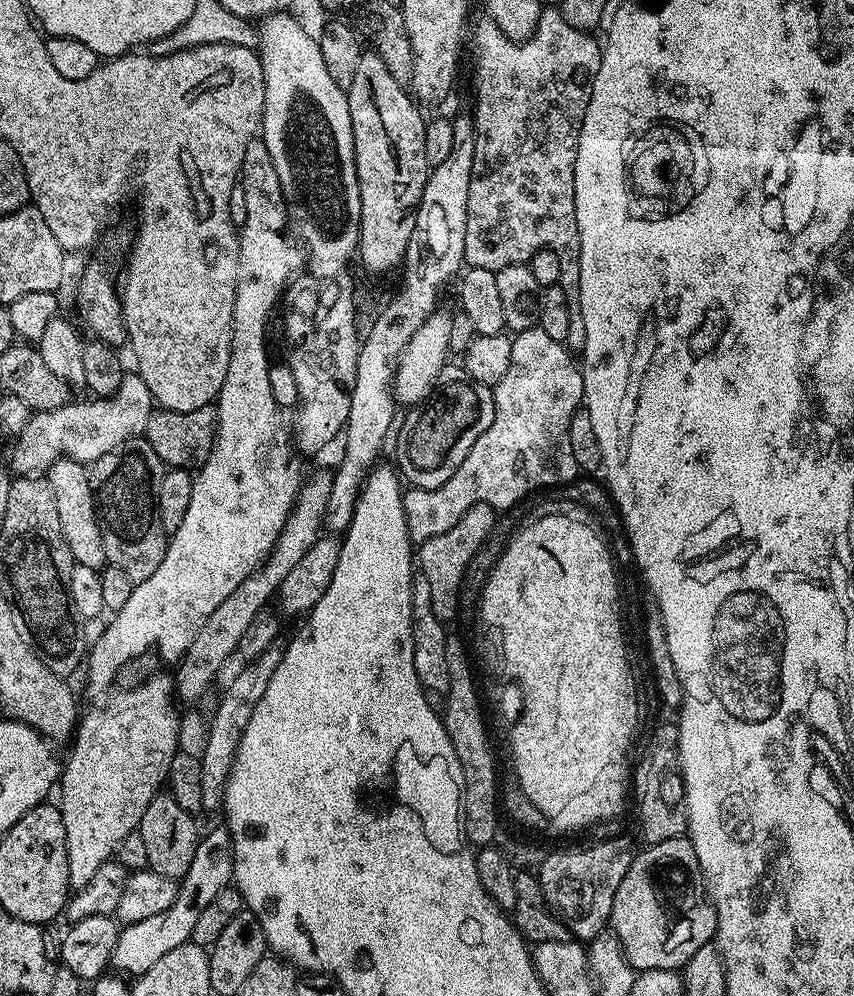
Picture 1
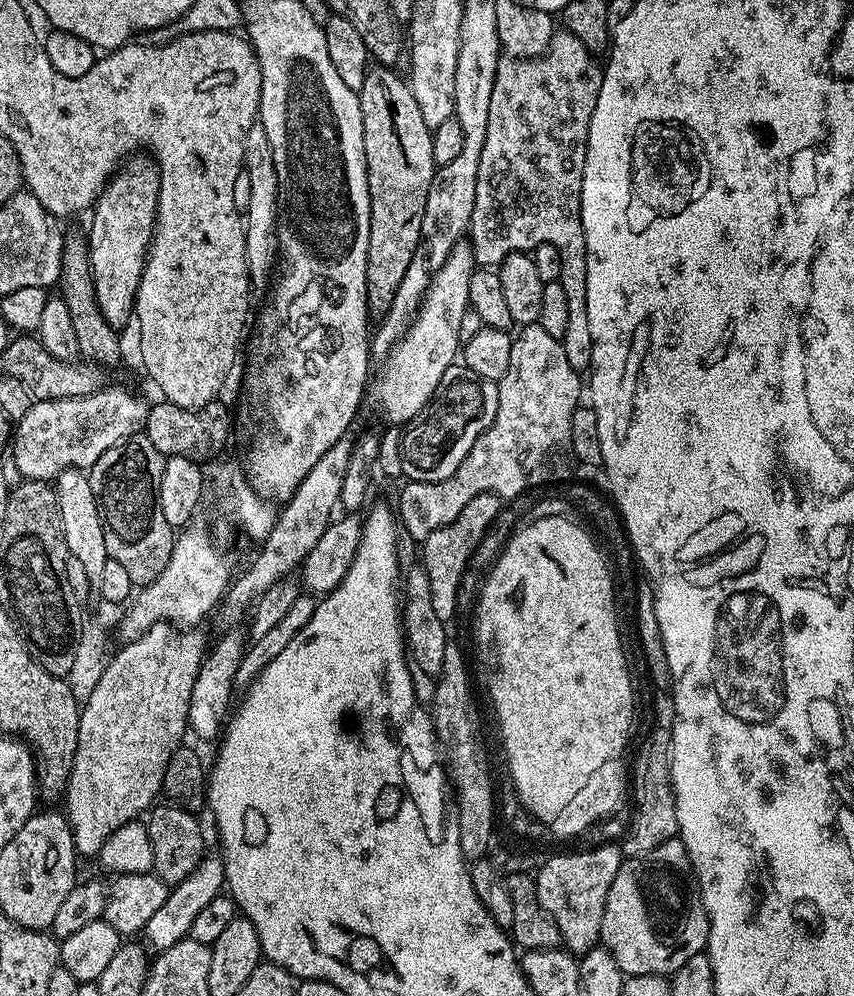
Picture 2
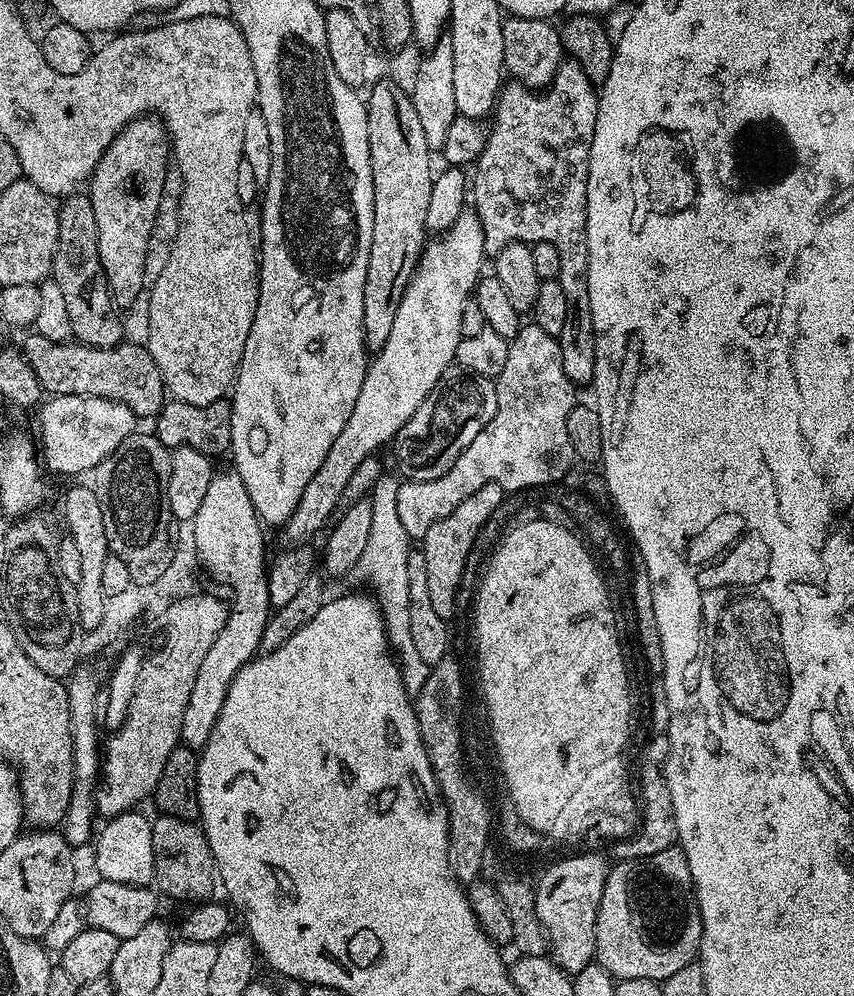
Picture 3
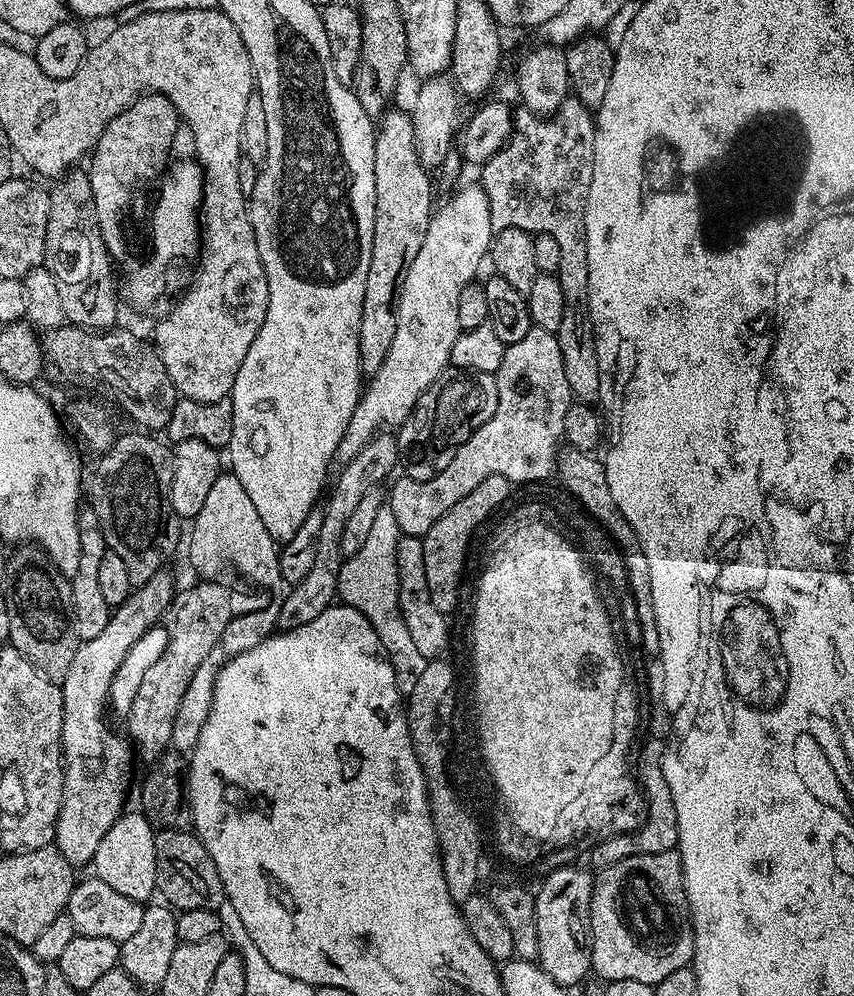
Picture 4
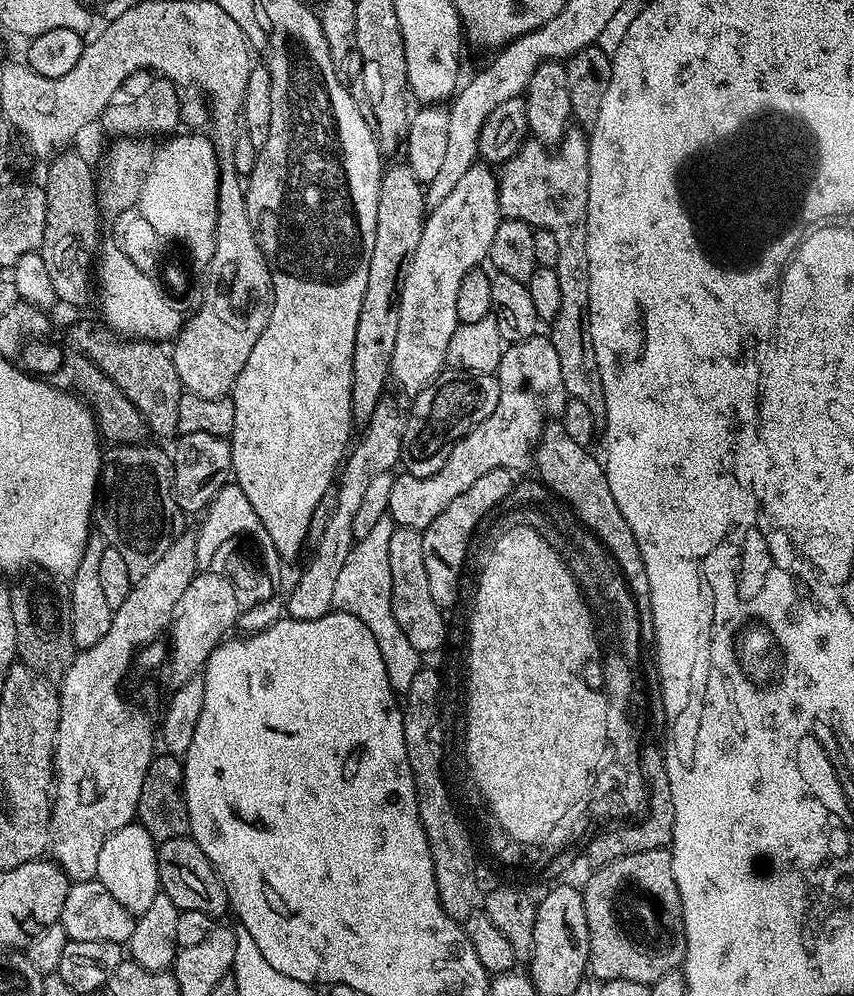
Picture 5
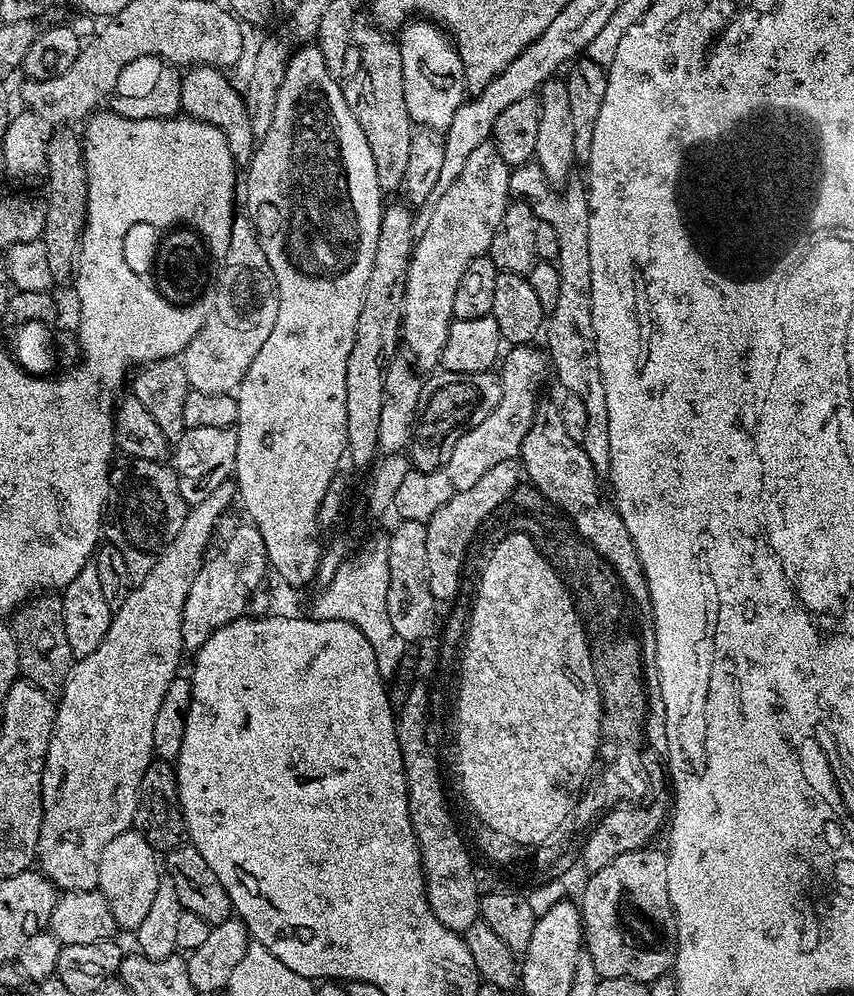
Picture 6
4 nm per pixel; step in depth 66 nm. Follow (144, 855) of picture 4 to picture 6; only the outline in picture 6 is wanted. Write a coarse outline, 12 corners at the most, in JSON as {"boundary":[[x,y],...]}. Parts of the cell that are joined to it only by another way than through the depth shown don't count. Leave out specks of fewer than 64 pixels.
{"boundary":[[129,830],[106,845],[98,890],[134,930],[161,878],[158,853]]}

